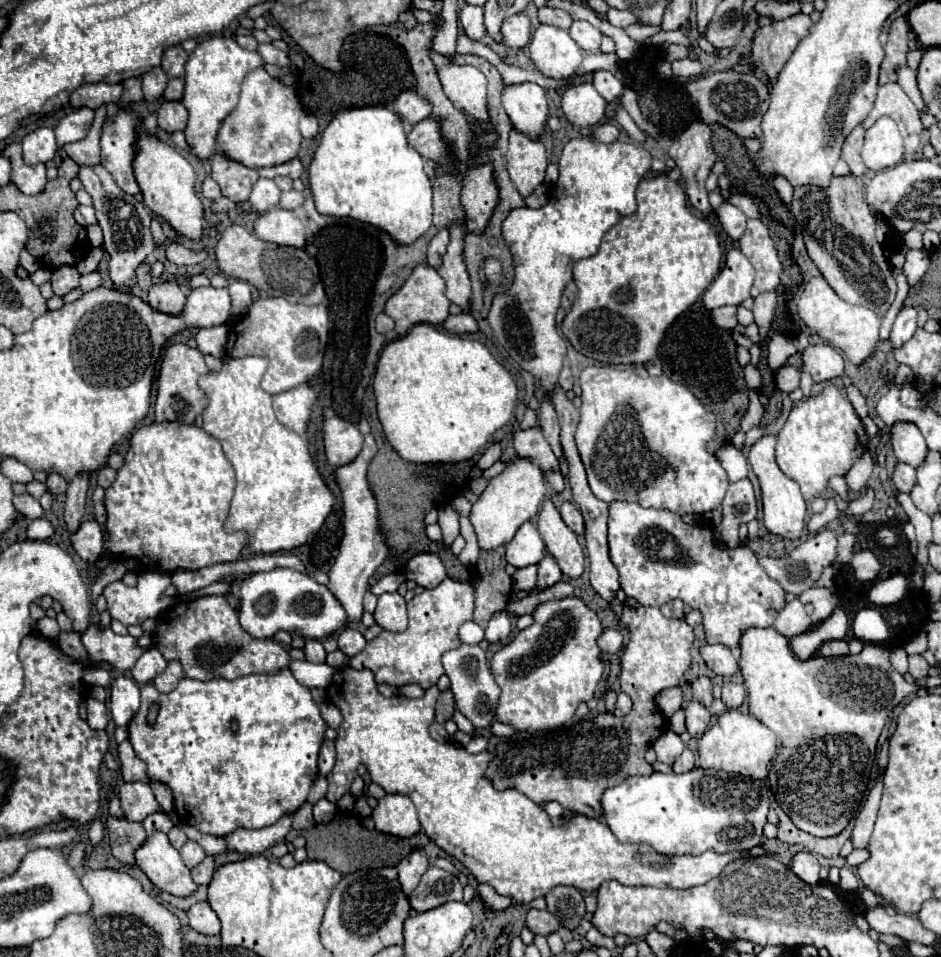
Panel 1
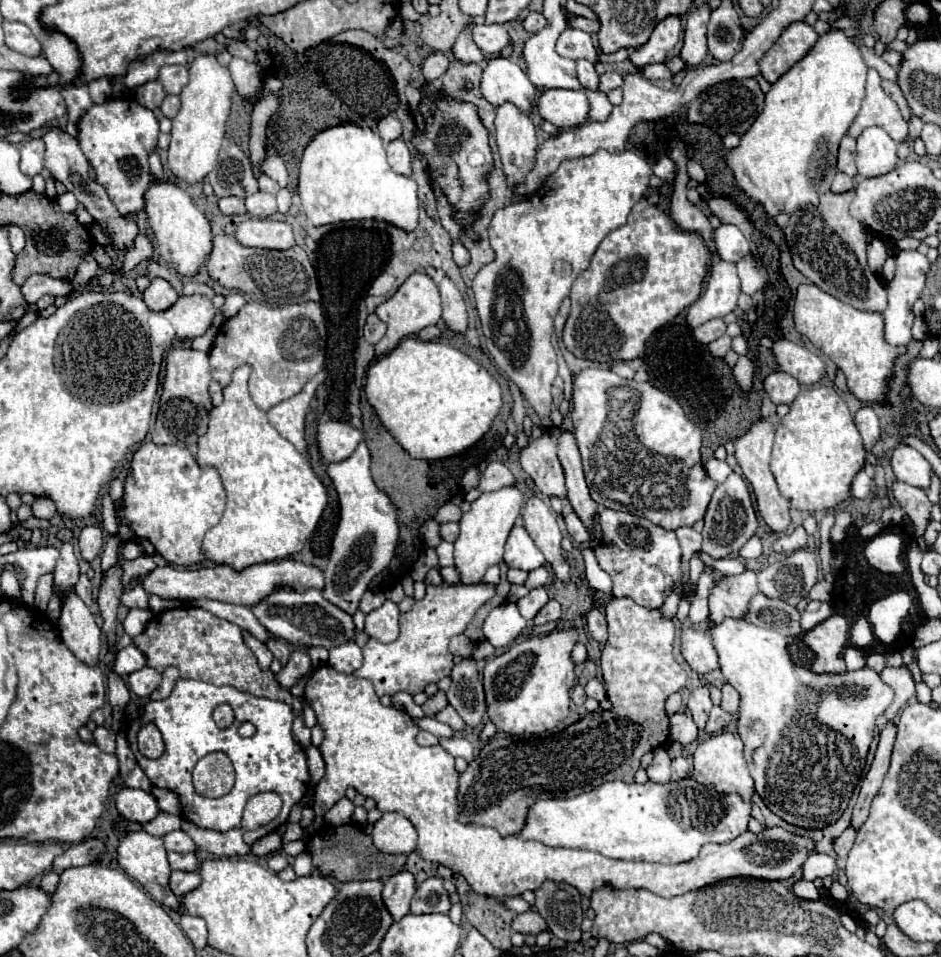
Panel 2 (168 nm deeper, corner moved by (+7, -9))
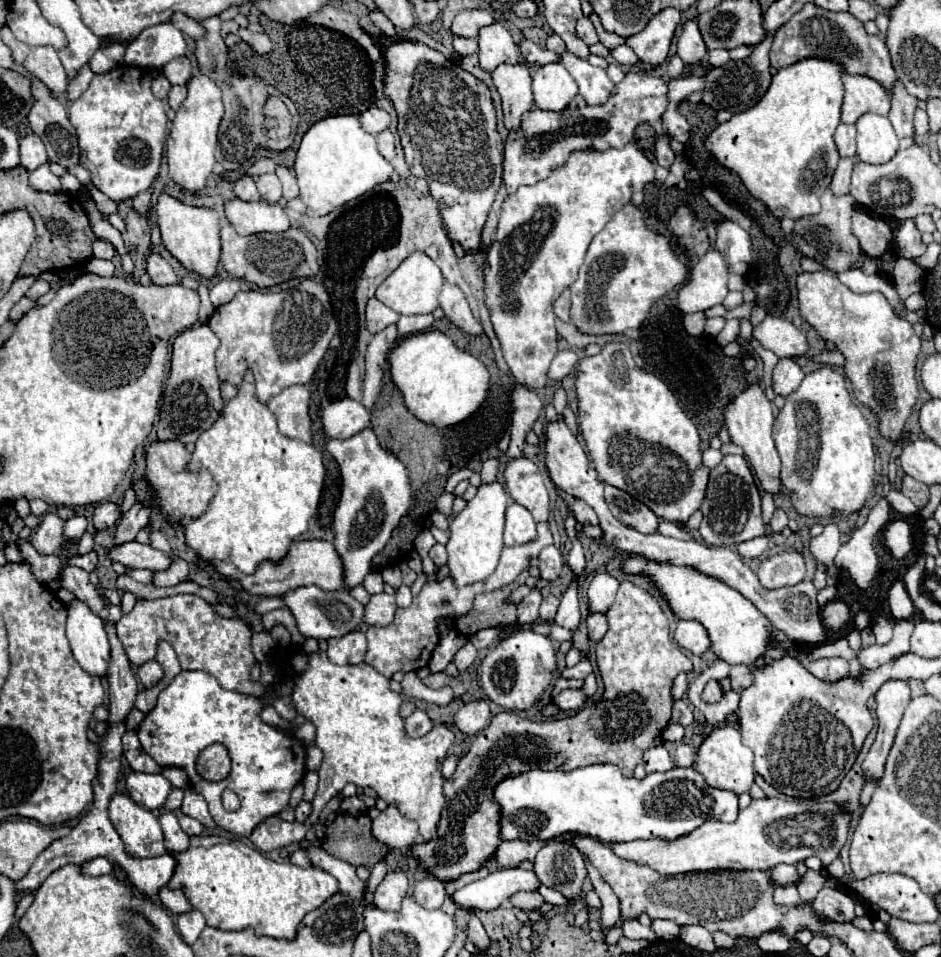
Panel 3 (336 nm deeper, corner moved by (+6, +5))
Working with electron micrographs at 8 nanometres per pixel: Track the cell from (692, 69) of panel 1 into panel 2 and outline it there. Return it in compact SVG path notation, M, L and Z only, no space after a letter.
M649 64L641 68L641 74L649 80L673 80L673 72L665 64Z

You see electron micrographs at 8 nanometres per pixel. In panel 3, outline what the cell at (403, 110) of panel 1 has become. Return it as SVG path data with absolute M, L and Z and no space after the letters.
M376 106L368 108L368 110L362 112L358 118L360 118L362 128L364 128L366 132L370 132L370 134L378 134L378 132L386 130L388 124L390 124L390 116L388 116L384 110L376 108Z

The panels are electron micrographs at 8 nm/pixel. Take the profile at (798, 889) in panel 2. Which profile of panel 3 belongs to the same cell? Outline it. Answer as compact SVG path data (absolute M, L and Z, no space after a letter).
M808 870L806 876L804 876L804 880L798 884L800 900L802 900L804 904L812 902L814 896L818 894L818 890L820 890L822 886L826 886L826 884L828 884L828 880L824 878L822 872L812 872L812 870Z

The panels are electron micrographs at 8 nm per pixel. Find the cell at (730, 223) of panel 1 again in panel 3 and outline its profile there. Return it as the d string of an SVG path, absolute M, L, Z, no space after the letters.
M722 222L718 226L718 240L716 250L722 252L722 258L726 260L730 272L734 274L746 274L752 266L752 242L744 228L740 228L736 222Z

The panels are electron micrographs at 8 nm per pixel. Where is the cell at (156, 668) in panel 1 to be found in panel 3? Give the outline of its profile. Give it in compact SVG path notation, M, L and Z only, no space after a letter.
M150 660L150 662L142 664L142 666L138 666L138 678L140 678L144 688L156 686L162 680L162 676L164 676L164 670L156 660Z

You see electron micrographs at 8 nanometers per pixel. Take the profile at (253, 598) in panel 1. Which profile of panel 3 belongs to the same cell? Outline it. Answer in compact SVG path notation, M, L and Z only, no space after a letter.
M304 586L298 590L292 590L282 596L282 600L288 604L290 612L296 618L298 630L306 638L316 638L316 640L330 640L344 636L360 626L364 620L364 606L350 596L348 590L336 590L336 592L324 592L318 586Z

